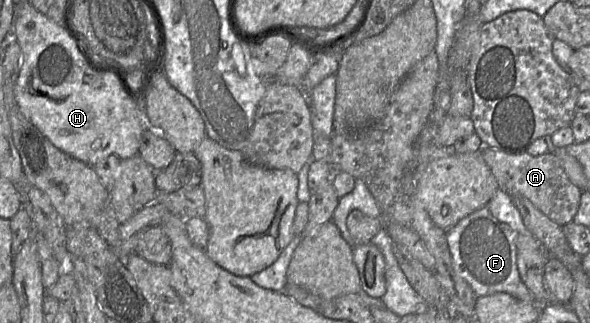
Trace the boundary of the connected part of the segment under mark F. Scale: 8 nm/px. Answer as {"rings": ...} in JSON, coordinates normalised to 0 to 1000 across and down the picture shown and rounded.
{"rings":[[[844,585],[819,644],[758,715],[768,833],[797,882],[810,923],[859,907],[886,935],[903,938],[902,910],[883,870],[876,817],[876,743],[880,724],[892,712],[868,607]]]}

